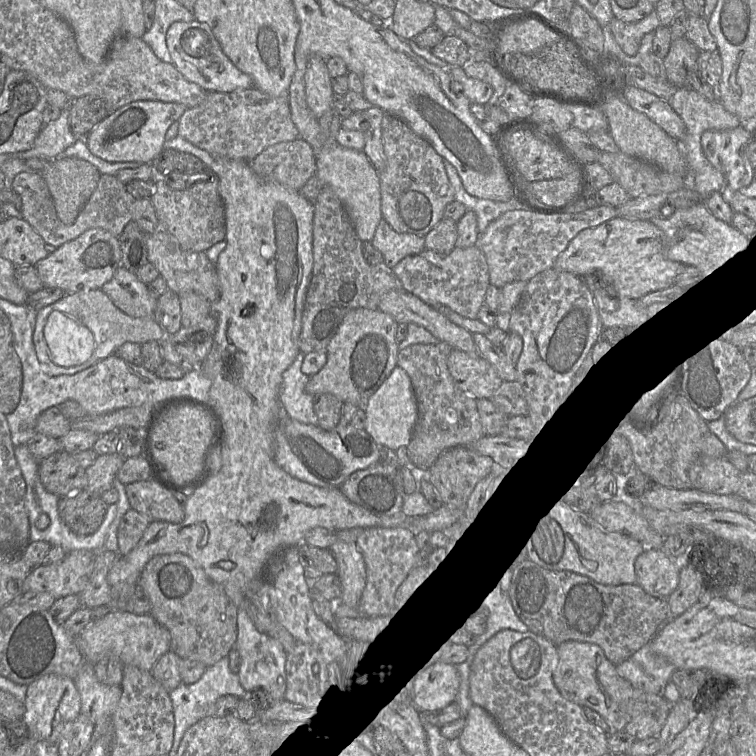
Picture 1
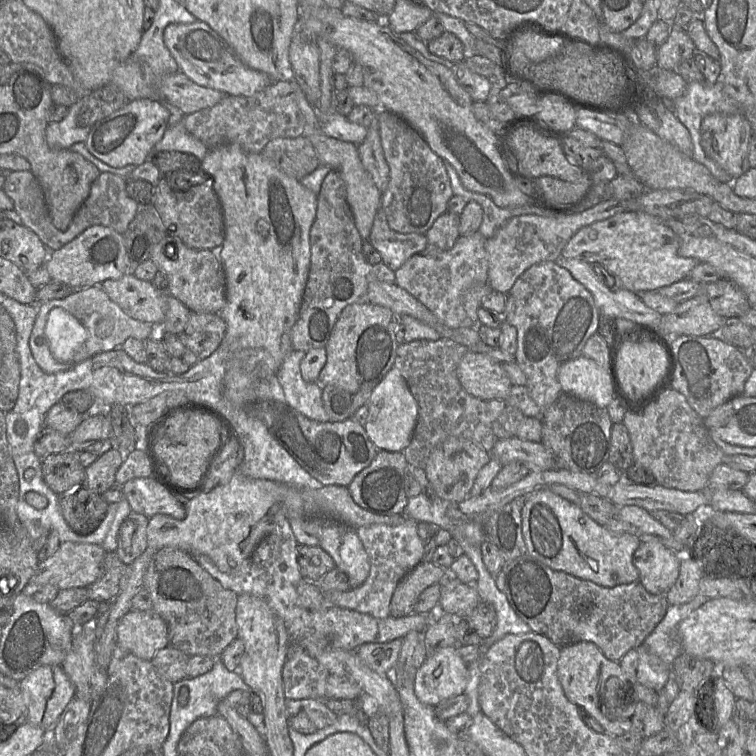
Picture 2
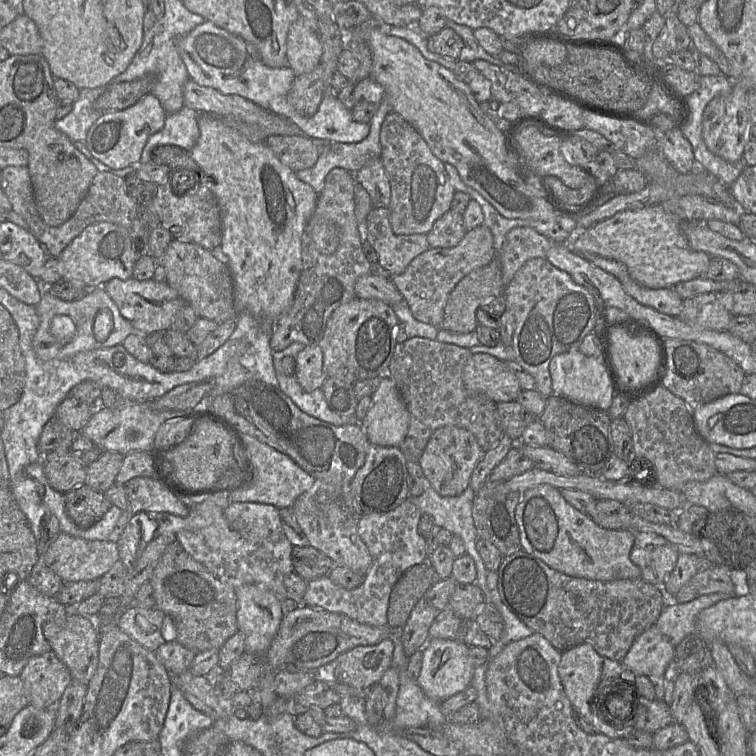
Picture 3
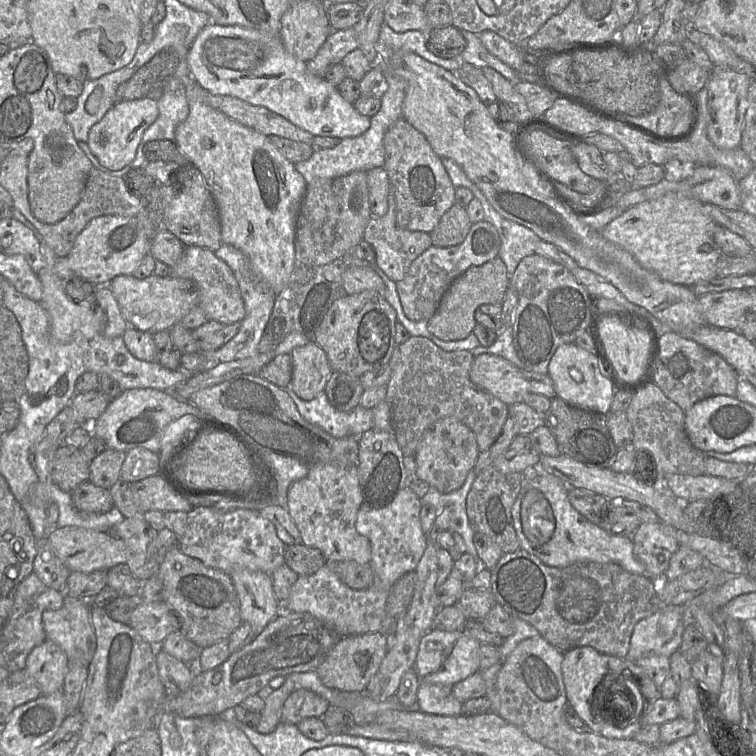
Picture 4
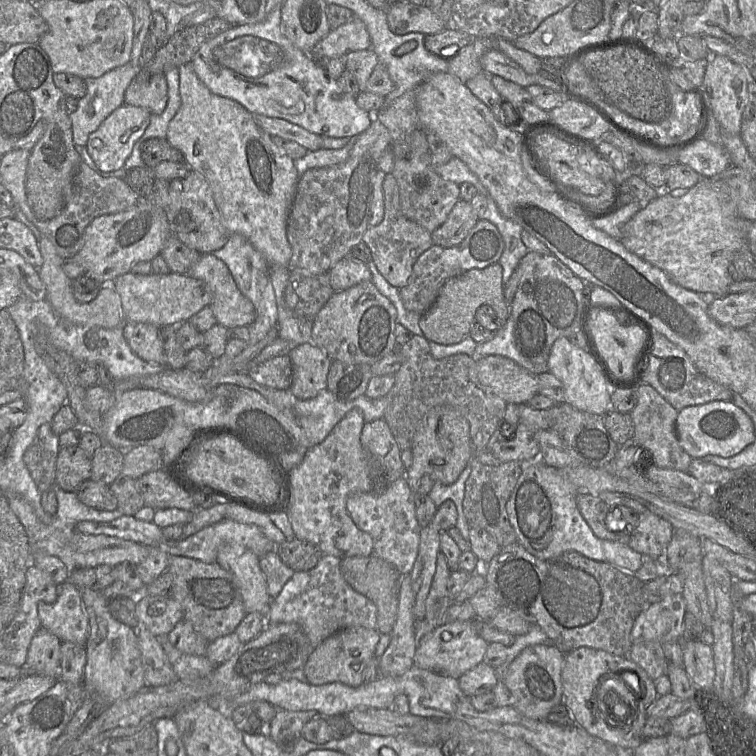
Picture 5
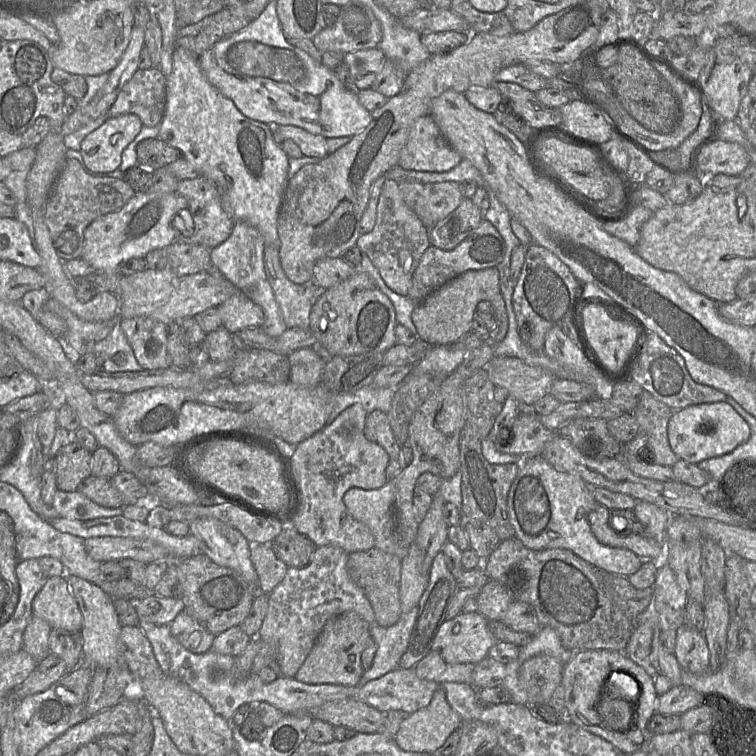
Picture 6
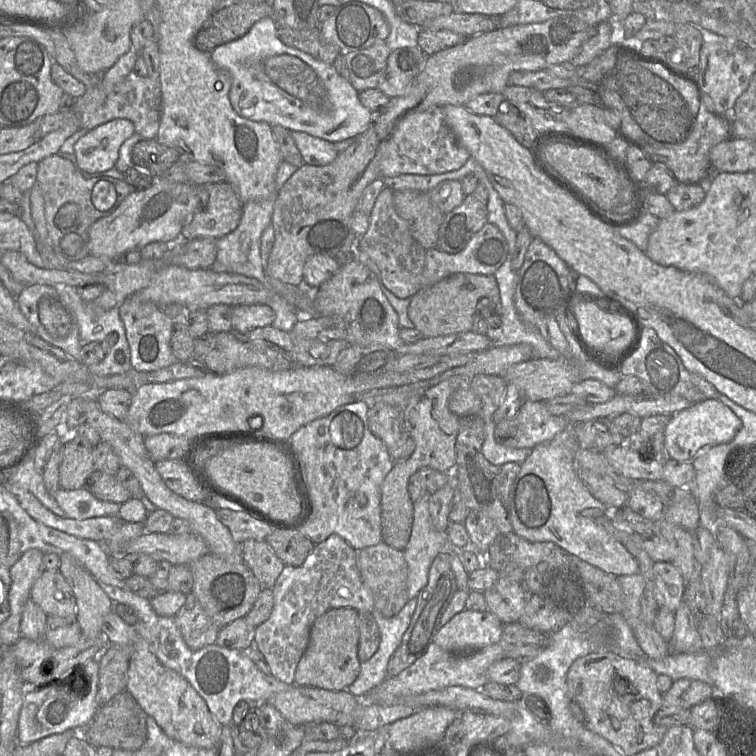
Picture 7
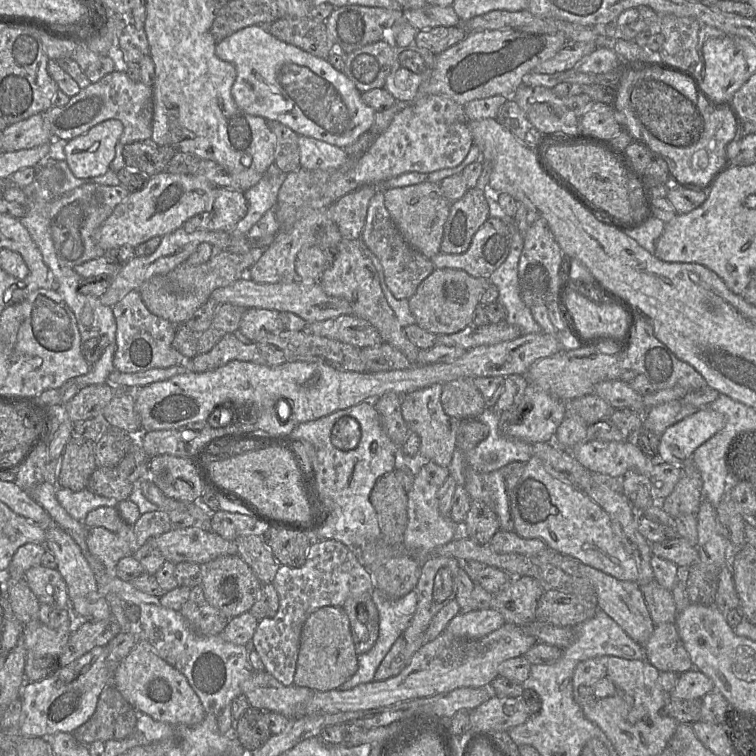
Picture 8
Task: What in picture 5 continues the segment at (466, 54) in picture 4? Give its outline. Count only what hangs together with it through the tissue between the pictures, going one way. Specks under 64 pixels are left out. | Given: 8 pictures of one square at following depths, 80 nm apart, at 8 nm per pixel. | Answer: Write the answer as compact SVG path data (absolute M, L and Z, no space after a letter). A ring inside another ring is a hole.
M488 49L481 57L483 72L497 75L526 88L534 84L533 76L497 49Z

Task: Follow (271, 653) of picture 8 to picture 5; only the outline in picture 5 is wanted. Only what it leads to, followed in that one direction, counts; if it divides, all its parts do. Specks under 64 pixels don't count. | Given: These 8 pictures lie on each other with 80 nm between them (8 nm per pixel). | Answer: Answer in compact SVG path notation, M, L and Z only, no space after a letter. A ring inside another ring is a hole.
M323 555L313 569L294 572L279 595L271 600L265 614L265 625L296 623L303 629L313 649L346 628L376 629L375 604L346 582L340 571L340 562L339 557Z

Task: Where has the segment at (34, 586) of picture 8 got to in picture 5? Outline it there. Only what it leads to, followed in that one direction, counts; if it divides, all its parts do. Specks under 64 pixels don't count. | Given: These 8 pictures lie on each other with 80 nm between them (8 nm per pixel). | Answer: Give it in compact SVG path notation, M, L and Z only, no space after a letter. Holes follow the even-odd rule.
M70 581L58 585L58 597L52 604L39 602L38 615L43 628L62 642L85 646L89 621L80 590Z

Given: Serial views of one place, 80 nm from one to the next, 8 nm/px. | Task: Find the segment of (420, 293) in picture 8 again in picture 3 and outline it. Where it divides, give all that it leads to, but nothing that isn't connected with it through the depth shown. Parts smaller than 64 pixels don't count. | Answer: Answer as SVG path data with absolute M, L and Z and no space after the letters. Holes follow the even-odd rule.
M498 258L463 277L450 293L444 309L440 329L454 333L475 331L476 310L480 305L504 291L502 271Z

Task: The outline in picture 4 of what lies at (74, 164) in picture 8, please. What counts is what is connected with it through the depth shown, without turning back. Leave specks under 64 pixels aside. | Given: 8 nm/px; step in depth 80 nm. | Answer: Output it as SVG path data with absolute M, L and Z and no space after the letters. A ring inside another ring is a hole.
M152 98L118 101L89 131L88 147L100 164L120 170L132 163L144 131L157 119L158 102Z

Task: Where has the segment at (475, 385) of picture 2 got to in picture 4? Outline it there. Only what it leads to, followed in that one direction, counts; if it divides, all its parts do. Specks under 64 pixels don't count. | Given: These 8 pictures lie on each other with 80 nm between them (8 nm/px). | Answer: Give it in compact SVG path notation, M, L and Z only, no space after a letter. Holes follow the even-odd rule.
M497 355L475 356L469 378L474 385L507 405L523 402L530 393L529 382L521 369Z

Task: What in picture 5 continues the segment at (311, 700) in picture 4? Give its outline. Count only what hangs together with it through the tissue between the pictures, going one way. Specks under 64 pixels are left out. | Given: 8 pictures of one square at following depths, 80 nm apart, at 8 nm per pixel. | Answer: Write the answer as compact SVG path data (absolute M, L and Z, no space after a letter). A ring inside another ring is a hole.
M278 710L274 719L267 725L267 735L285 752L291 752L302 737L302 728L318 713L309 711Z

